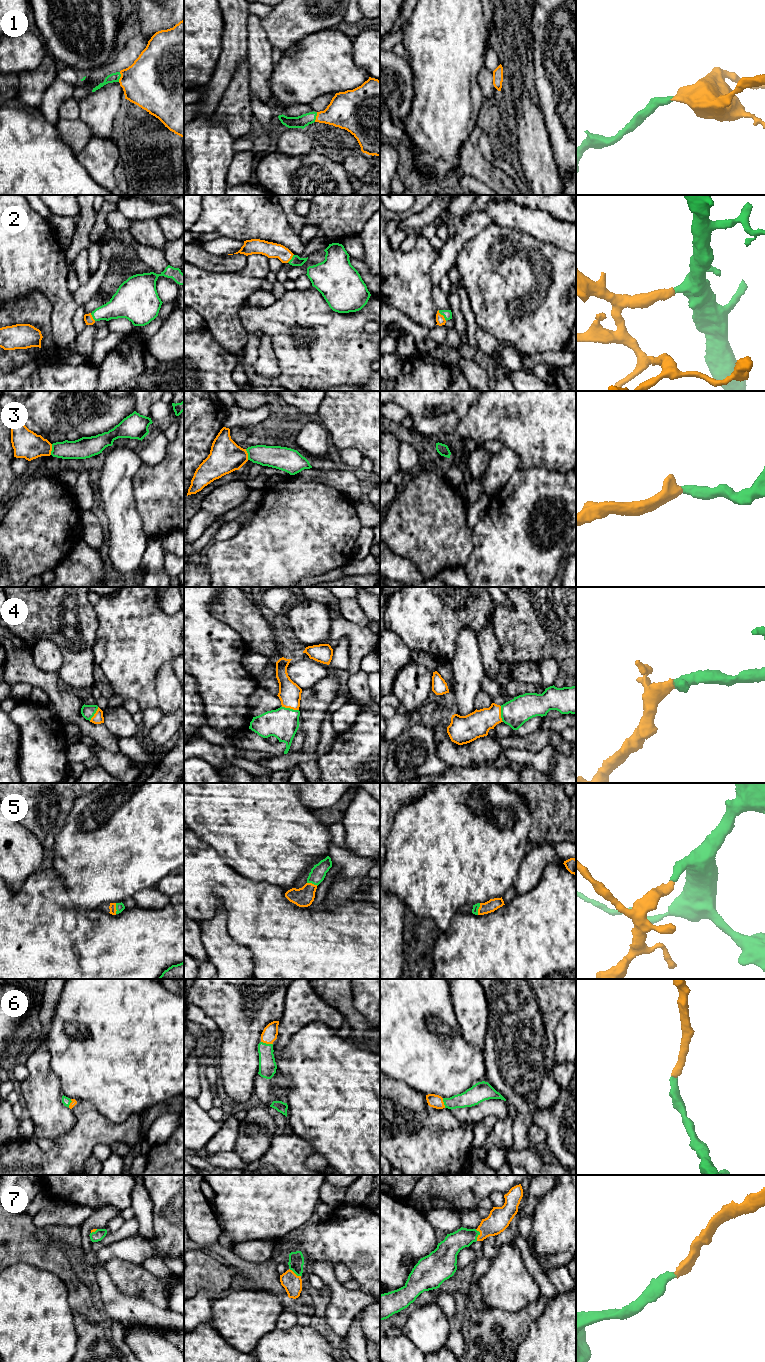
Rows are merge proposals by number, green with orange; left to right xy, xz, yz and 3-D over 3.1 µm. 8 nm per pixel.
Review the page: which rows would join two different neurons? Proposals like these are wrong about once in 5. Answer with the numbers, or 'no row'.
no row

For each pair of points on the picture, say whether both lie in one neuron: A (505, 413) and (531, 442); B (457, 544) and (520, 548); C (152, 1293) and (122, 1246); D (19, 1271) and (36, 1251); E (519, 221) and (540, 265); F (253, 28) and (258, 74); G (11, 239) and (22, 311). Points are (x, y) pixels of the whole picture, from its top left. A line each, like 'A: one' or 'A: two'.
A: one
B: two
C: two
D: two
E: two
F: one
G: two

